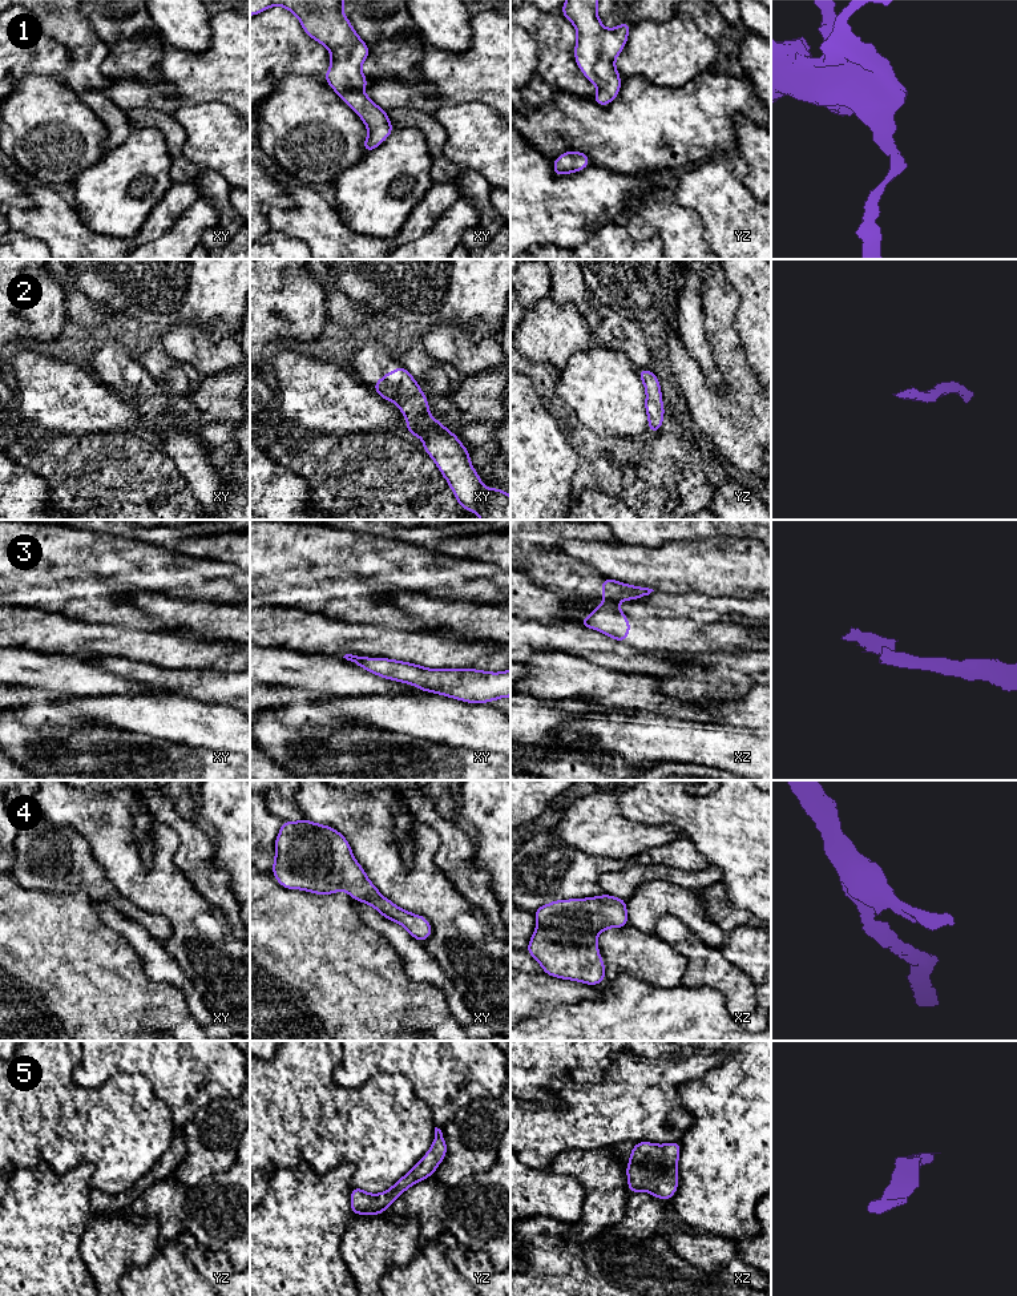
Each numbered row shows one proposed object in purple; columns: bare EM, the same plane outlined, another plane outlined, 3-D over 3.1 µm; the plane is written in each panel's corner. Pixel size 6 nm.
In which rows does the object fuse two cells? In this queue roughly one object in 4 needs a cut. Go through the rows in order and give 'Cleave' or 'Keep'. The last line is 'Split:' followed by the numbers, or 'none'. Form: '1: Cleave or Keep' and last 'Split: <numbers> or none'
1: Keep
2: Keep
3: Cleave
4: Keep
5: Keep
Split: 3

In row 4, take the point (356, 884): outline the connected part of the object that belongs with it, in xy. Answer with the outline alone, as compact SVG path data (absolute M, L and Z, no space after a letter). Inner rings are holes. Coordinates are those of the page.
M307 819L283 821L274 845L273 876L283 888L316 895L346 891L354 900L372 905L382 916L403 925L420 942L432 934L425 917L407 912L380 895L355 860L346 837L335 828Z

